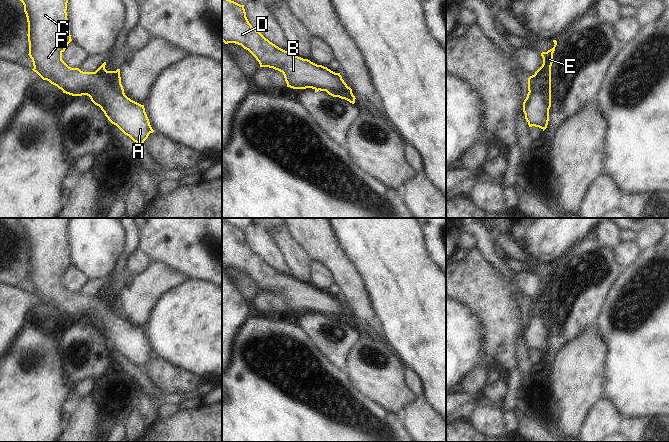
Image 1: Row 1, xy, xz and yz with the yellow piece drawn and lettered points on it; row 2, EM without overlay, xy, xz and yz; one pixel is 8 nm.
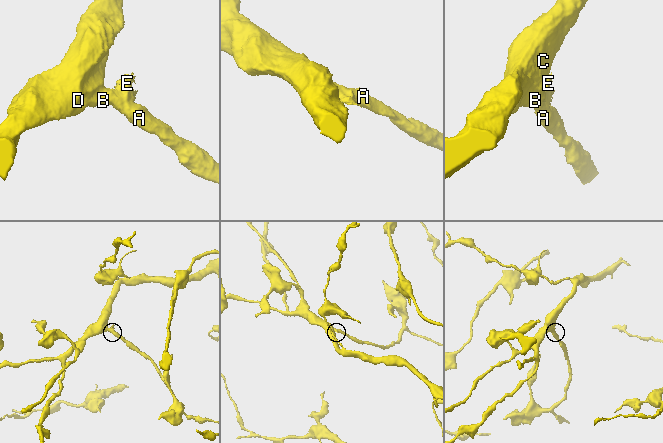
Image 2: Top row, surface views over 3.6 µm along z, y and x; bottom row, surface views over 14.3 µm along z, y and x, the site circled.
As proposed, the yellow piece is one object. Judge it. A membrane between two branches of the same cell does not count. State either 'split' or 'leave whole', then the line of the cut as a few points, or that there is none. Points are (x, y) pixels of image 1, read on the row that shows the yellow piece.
split; cut in xy along (94, 72), (115, 91), (124, 94)

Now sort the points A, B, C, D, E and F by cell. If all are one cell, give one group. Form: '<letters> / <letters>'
A B C D F / E

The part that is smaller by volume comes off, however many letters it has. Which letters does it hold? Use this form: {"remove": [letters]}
{"remove": ["E"]}

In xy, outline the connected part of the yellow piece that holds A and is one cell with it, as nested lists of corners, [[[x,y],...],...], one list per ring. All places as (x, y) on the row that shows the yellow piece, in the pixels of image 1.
[[[68,0],[20,1],[28,22],[32,70],[63,93],[89,96],[112,124],[142,145],[154,132],[144,105],[115,92],[97,73],[71,68],[62,60],[62,53],[72,41],[66,12]]]

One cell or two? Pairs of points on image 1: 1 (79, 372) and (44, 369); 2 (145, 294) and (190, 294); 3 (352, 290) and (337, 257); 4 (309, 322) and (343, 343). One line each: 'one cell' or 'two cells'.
1: two cells
2: two cells
3: one cell
4: one cell

